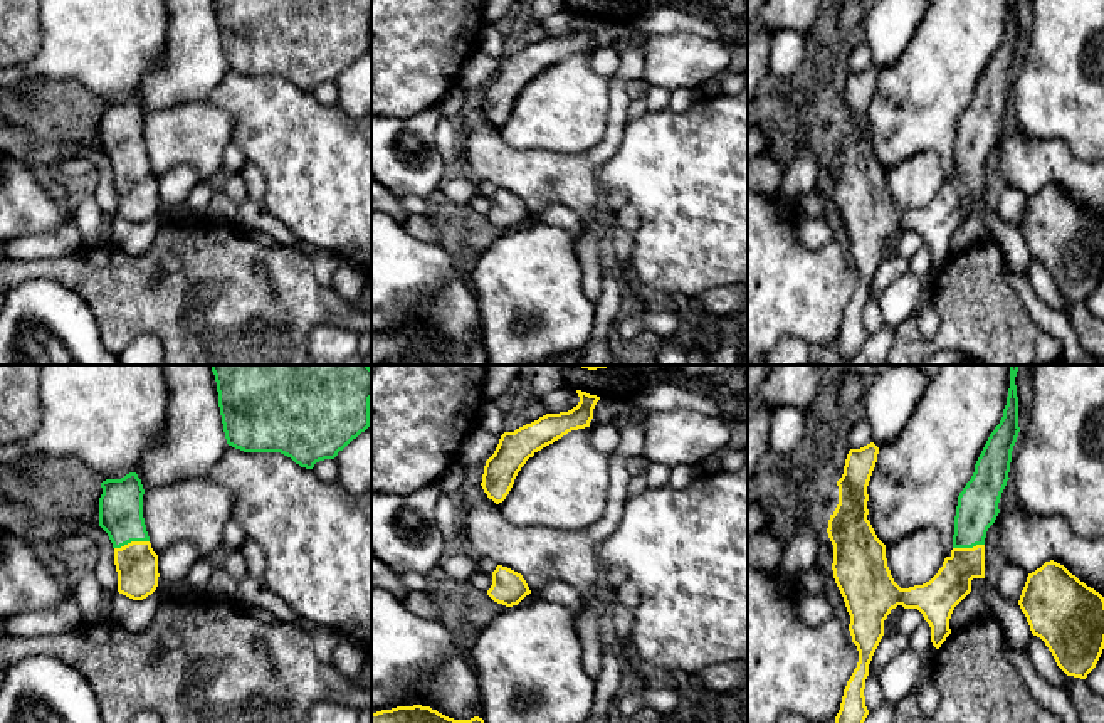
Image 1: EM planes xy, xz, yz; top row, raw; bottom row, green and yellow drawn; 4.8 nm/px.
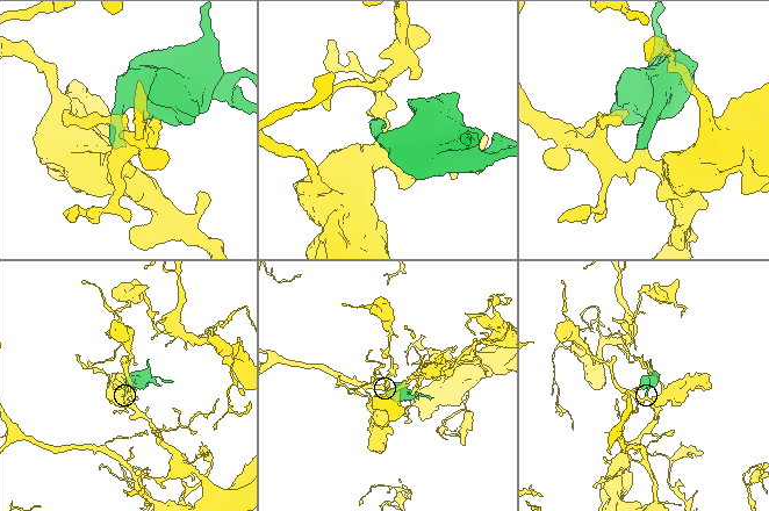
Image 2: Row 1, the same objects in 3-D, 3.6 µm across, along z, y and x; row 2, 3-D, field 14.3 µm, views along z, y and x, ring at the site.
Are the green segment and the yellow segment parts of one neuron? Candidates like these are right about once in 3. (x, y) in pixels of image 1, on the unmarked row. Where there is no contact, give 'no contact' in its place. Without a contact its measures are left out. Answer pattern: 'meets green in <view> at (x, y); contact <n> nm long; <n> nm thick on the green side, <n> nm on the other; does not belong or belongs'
meets green in xy at (131, 163); contact 170 nm long; 200 nm thick on the green side, 200 nm on the other; belongs

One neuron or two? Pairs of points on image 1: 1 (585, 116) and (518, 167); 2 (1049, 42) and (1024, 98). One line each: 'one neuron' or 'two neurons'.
1: two neurons
2: one neuron

